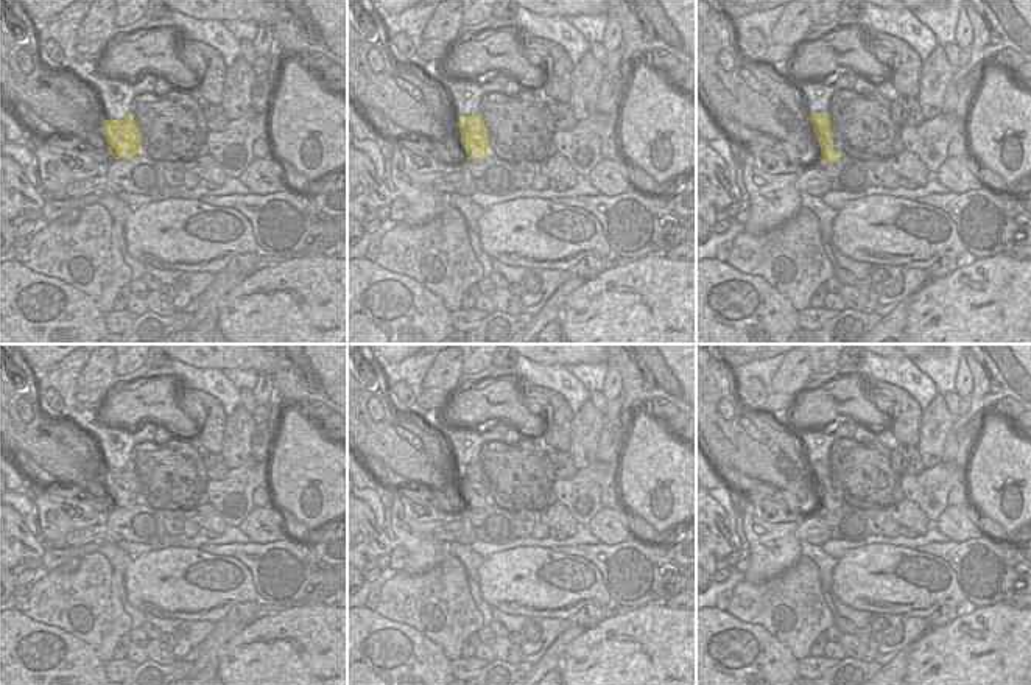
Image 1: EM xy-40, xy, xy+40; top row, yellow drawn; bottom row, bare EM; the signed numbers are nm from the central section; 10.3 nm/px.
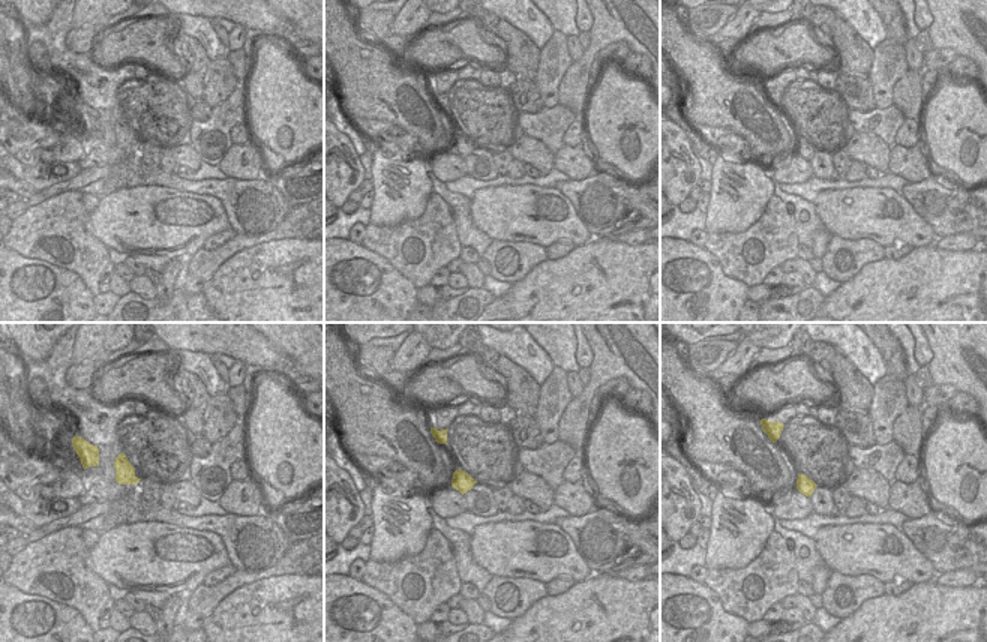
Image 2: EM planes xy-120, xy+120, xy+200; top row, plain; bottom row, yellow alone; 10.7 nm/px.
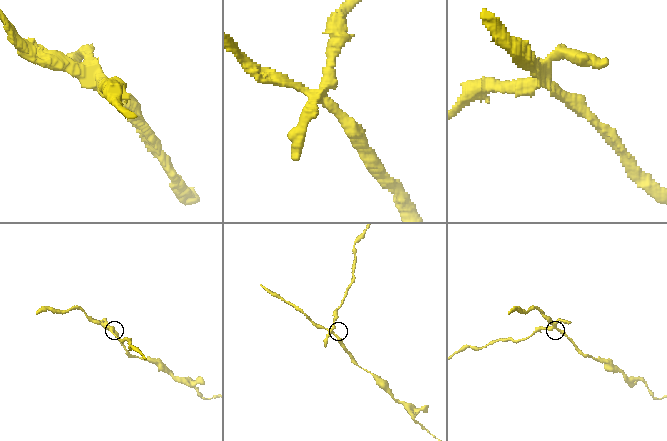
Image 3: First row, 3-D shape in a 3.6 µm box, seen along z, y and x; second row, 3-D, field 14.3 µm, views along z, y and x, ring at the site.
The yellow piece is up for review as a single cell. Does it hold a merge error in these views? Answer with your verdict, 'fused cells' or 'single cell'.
fused cells

